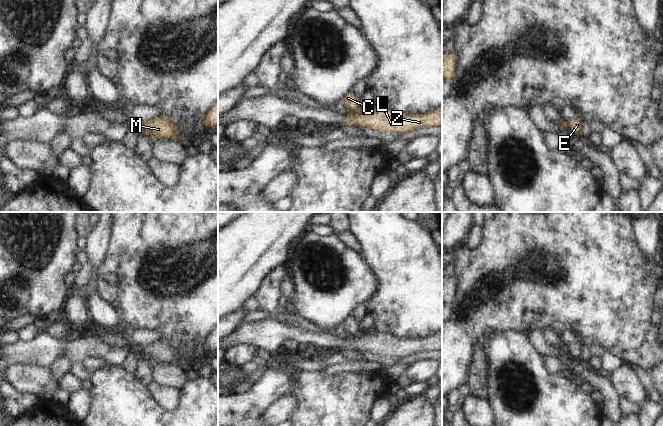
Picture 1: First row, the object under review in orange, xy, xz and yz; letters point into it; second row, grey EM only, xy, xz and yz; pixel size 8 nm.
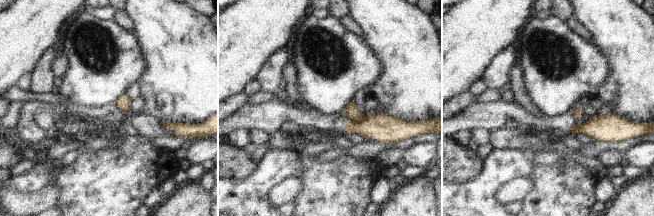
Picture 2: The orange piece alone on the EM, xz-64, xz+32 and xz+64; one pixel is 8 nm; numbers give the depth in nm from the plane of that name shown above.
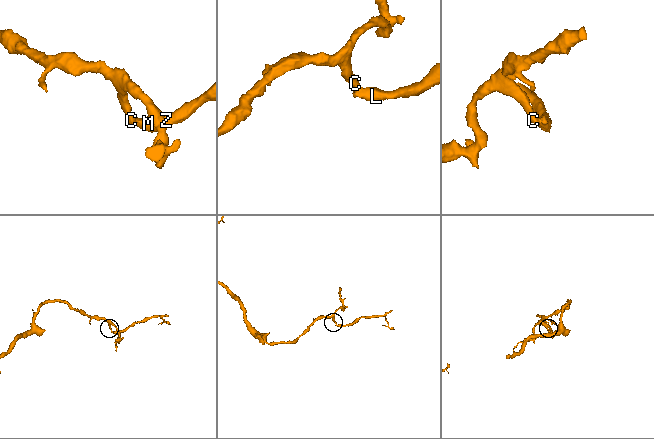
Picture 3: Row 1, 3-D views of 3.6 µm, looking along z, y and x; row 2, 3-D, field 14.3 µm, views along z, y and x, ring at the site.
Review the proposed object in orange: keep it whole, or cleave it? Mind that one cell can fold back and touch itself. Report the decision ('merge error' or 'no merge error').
merge error

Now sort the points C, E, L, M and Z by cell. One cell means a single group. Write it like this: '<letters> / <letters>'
C / E L M Z

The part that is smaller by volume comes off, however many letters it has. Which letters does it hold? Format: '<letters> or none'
E, L, M, Z

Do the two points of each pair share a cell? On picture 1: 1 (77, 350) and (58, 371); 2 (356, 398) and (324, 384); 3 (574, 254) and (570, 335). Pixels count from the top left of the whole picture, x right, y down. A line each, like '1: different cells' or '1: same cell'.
1: different cells
2: same cell
3: different cells

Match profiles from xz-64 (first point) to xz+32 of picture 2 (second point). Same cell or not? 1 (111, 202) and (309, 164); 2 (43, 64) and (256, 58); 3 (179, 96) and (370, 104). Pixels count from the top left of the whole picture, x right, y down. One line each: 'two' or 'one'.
1: one
2: two
3: two

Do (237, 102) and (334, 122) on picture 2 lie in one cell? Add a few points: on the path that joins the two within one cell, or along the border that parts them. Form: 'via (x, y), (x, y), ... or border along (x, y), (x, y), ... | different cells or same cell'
border along (245, 103), (228, 117) | different cells

